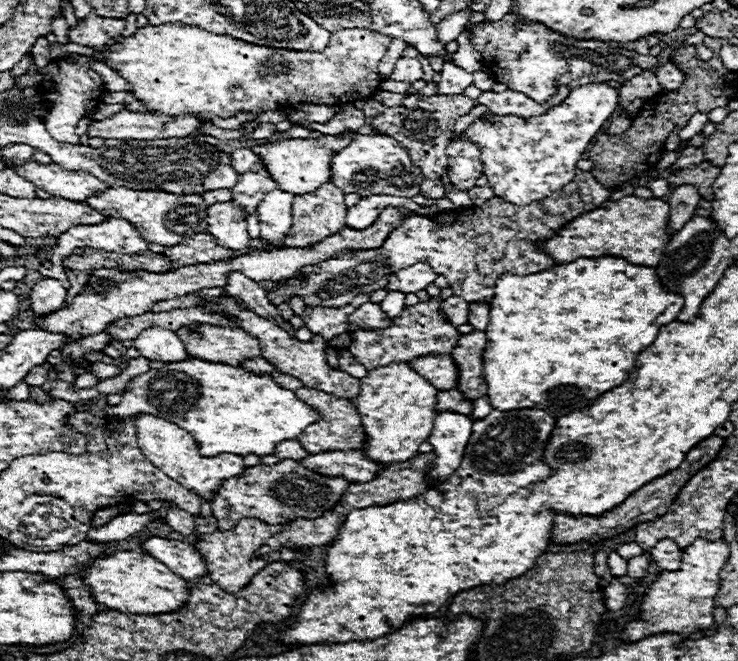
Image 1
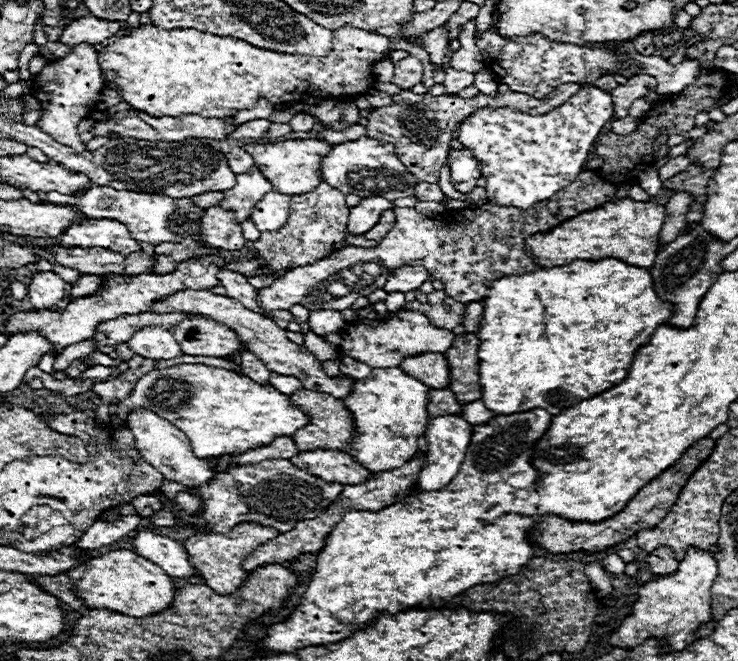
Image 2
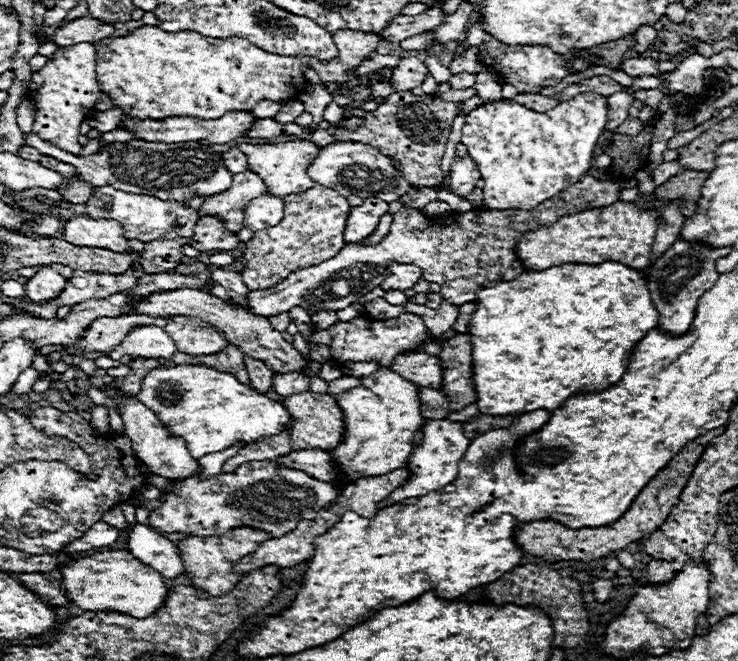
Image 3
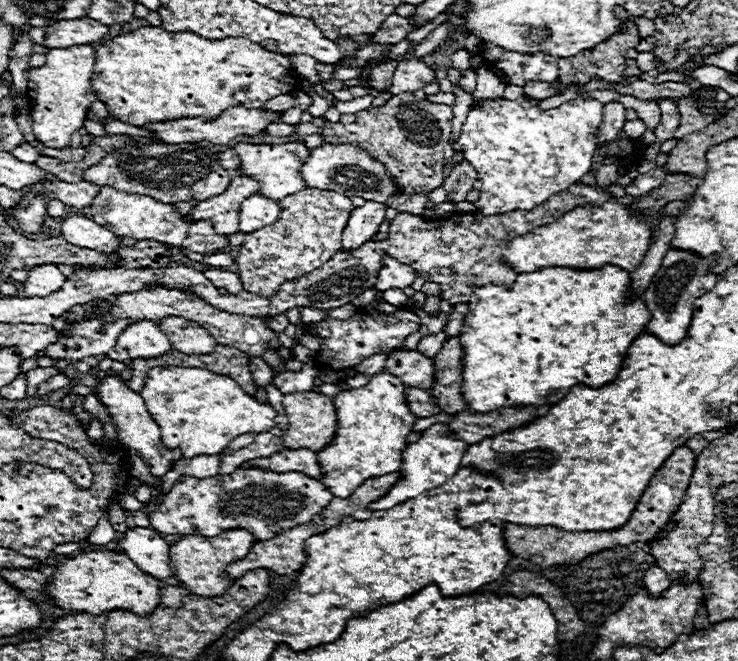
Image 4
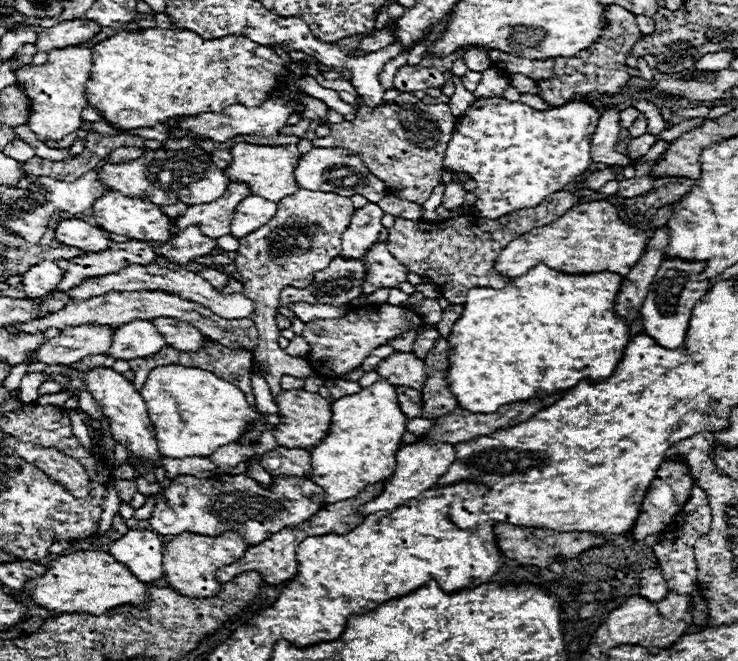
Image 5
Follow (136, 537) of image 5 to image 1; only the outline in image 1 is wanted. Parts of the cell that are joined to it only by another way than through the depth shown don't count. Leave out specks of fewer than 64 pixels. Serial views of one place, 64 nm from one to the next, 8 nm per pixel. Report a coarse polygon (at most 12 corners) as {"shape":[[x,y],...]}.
{"shape":[[146,536],[146,554],[174,574],[192,580],[206,576],[192,544]]}

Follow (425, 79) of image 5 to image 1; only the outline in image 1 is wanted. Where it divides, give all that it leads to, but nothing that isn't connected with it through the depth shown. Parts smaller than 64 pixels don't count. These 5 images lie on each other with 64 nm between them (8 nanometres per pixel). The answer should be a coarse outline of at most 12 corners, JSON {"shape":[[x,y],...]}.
{"shape":[[400,58],[390,80],[410,86],[422,80],[418,58]]}

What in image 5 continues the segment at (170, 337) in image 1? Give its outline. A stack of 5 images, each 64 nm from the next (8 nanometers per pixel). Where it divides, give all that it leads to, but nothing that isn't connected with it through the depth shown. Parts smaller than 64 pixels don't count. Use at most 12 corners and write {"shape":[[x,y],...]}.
{"shape":[[134,320],[114,330],[108,354],[146,358],[166,342],[152,322]]}

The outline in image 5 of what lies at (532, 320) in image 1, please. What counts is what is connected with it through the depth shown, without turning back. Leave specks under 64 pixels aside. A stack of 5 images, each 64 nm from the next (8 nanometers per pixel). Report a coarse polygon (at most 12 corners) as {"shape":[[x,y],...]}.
{"shape":[[536,264],[472,288],[448,336],[458,406],[606,380],[622,276]]}

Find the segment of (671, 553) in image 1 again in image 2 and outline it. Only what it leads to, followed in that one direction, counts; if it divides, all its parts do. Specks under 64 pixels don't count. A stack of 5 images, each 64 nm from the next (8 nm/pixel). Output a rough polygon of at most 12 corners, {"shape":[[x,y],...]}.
{"shape":[[658,548],[648,556],[654,576],[678,570],[670,548]]}

